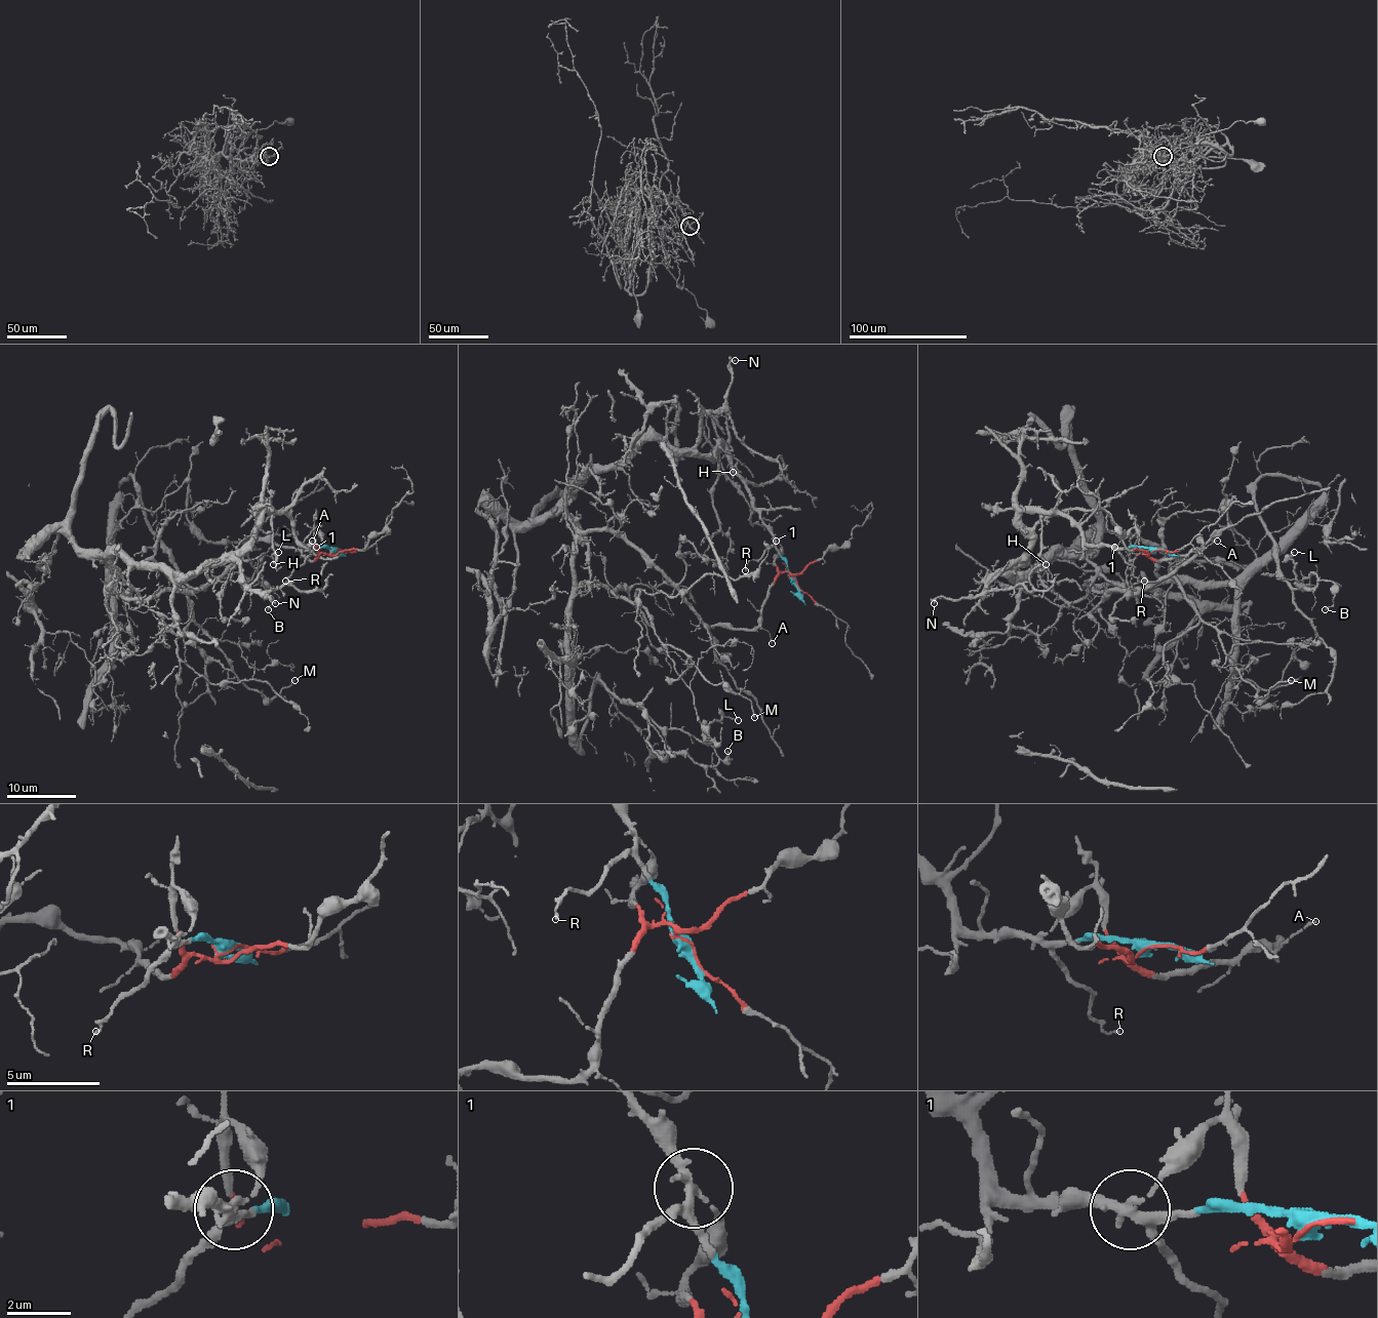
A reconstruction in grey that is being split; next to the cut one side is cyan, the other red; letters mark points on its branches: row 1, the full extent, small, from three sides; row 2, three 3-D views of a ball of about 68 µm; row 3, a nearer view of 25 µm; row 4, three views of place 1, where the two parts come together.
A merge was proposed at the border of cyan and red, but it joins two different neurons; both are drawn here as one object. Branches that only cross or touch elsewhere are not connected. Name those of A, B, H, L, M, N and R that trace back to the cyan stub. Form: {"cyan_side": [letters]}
{"cyan_side": ["H", "N", "R"]}

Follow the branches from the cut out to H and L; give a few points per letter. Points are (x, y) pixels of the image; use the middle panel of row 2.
H: (795, 581), (786, 560), (776, 548), (776, 537), (755, 510), (753, 497), (745, 482), (731, 467), (733, 472)
L: (795, 580), (752, 630), (710, 628), (612, 532), (576, 545), (571, 740), (596, 681), (707, 744), (738, 719)

